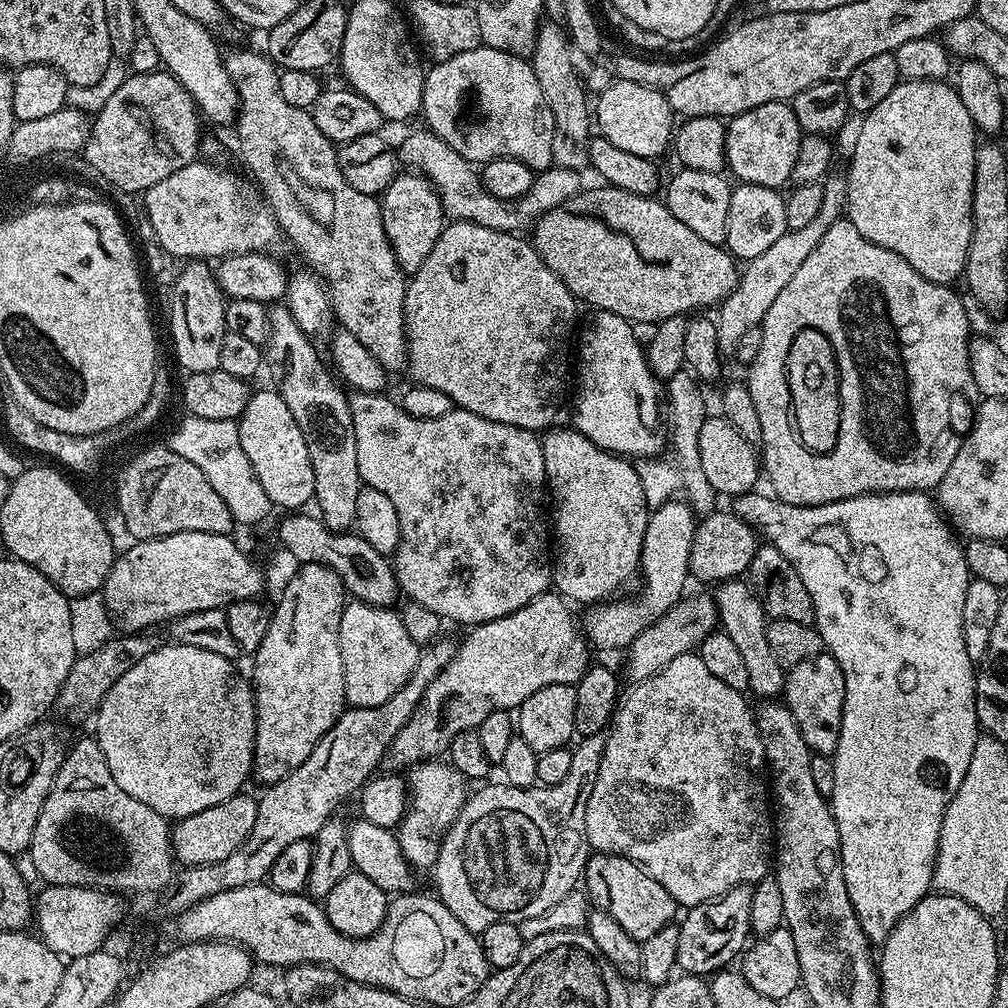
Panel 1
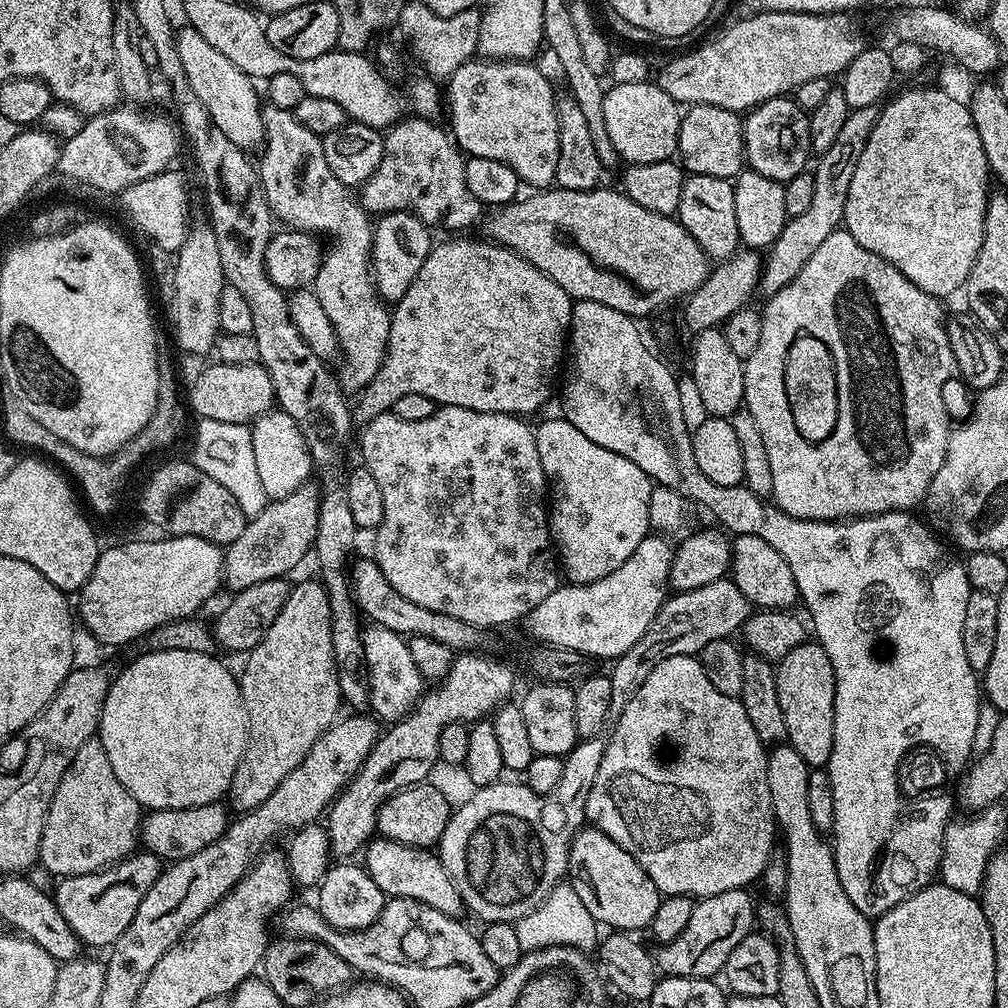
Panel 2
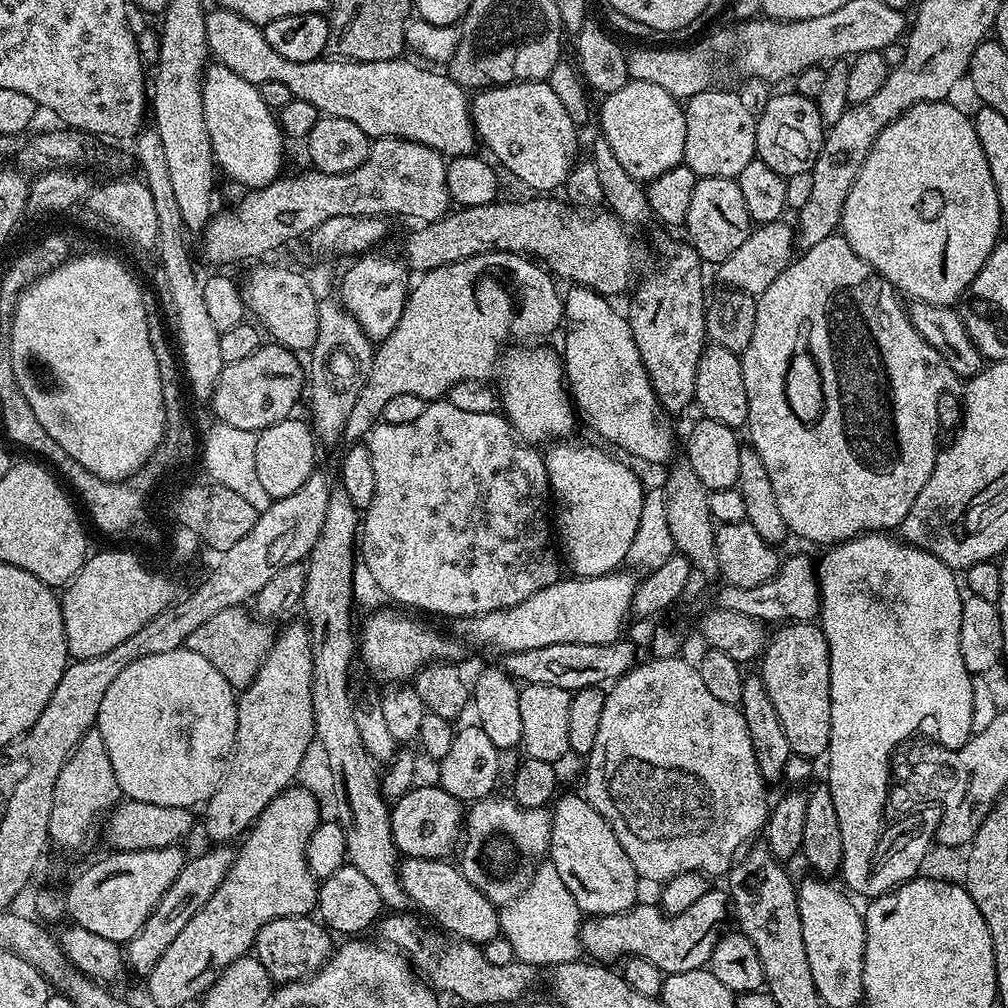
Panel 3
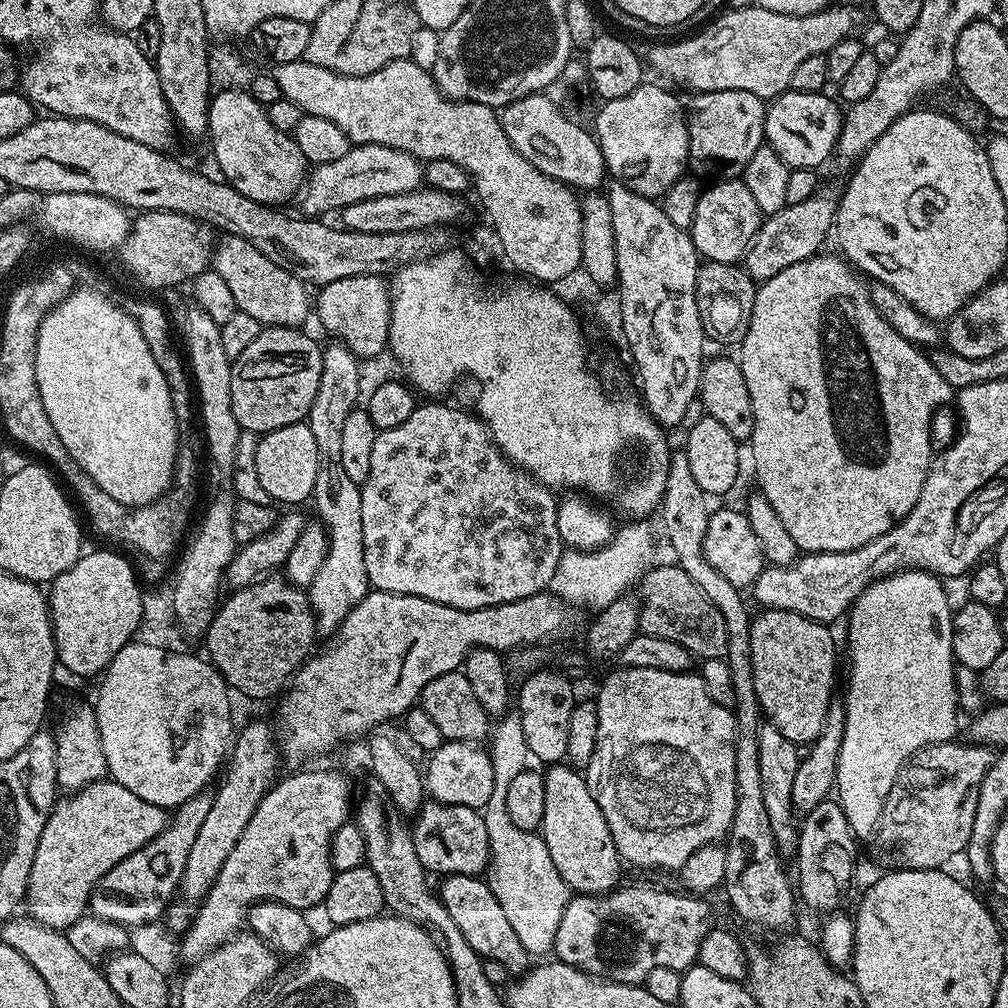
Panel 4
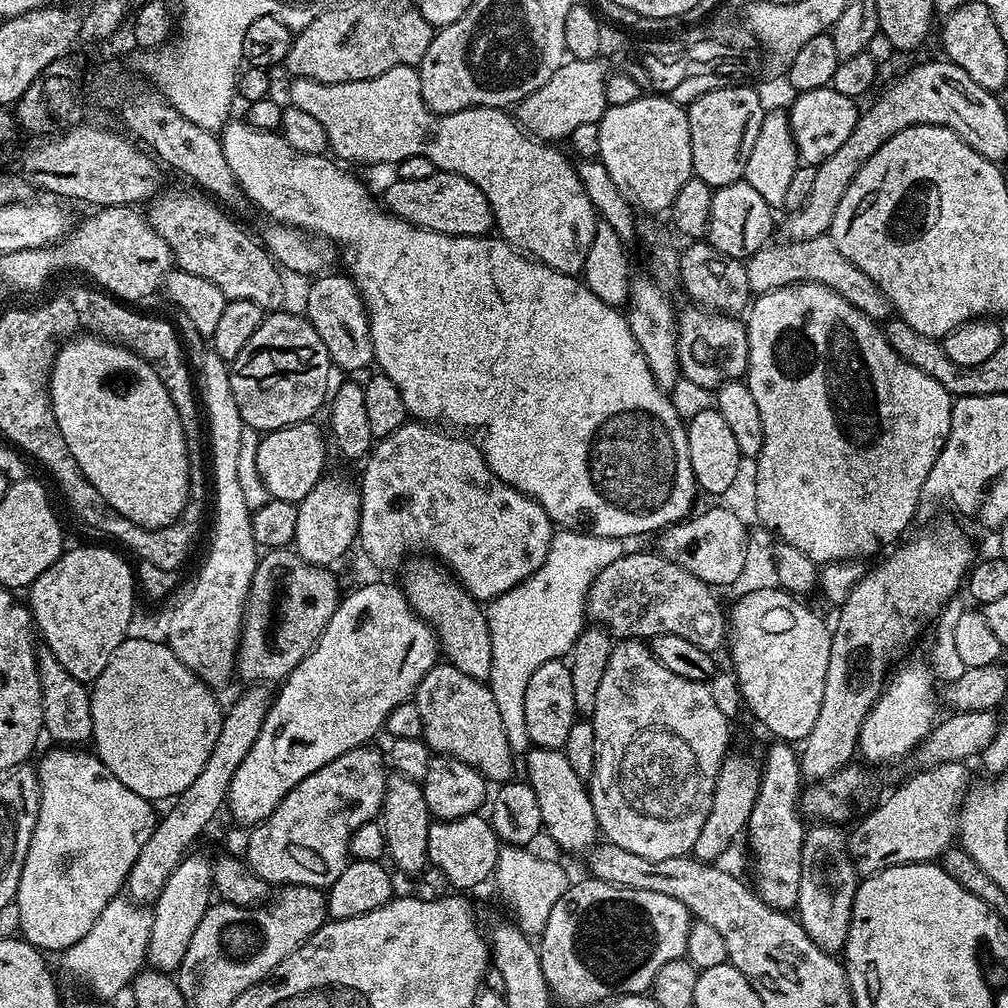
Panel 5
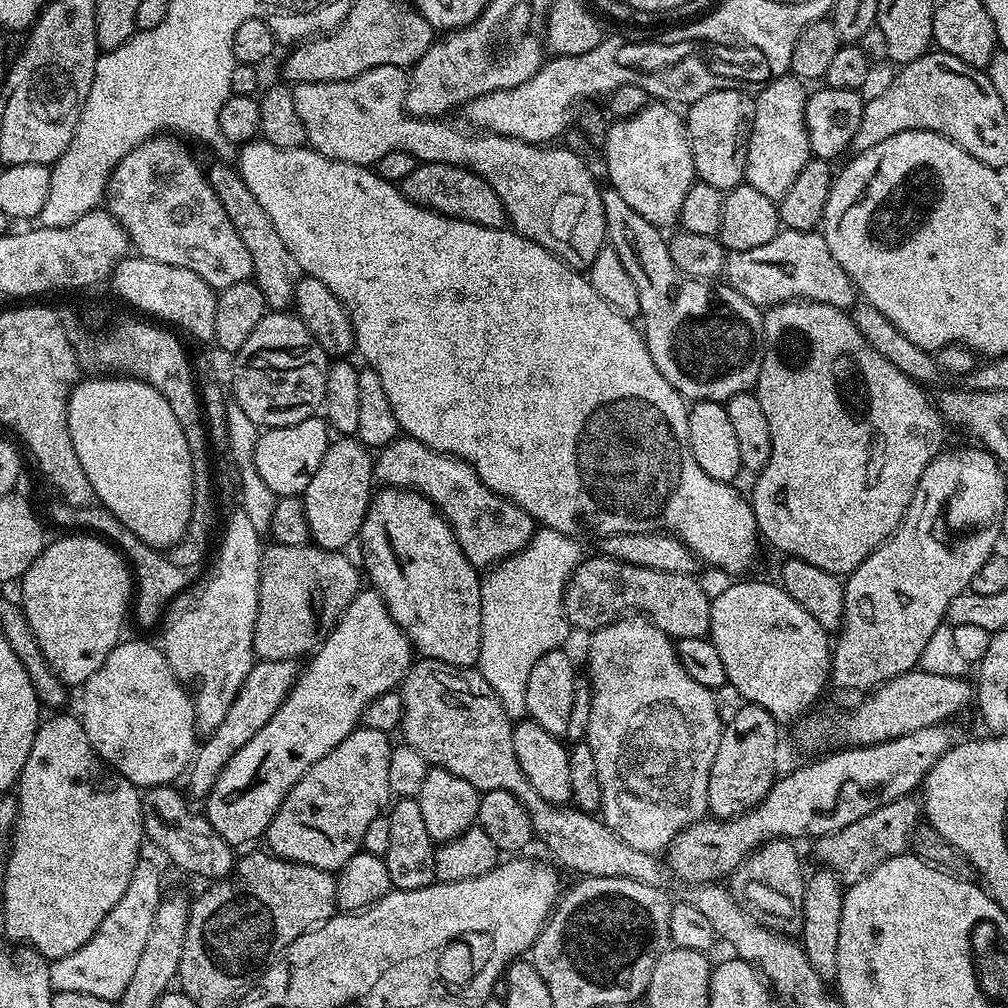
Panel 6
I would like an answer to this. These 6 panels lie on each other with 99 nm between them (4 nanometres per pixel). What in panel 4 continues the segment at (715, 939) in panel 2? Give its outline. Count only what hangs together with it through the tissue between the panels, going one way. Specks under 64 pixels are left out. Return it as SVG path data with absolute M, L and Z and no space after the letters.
M624 888L606 892L602 896L576 894L571 897L561 915L552 947L555 959L582 970L595 980L609 980L619 984L640 984L658 966L683 970L697 963L702 938L714 926L712 908L707 899L696 894L663 892L660 888Z

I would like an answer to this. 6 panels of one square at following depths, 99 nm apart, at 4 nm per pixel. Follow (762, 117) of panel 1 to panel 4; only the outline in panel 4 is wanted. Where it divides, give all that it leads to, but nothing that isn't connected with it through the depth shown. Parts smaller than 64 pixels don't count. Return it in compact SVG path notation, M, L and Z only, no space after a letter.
M791 90L777 96L767 105L764 113L764 139L767 147L773 148L786 162L789 168L819 169L819 164L824 164L836 150L836 143L840 137L840 127L844 121L842 108L835 99L834 101L824 92L793 92Z

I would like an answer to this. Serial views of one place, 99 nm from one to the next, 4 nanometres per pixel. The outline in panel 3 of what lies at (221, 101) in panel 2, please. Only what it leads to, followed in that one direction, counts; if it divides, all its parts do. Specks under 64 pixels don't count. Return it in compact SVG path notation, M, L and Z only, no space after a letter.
M215 62L204 70L202 110L206 114L206 130L210 134L212 149L219 169L245 189L261 188L280 179L284 164L286 137L280 131L277 117L262 100L257 85L238 78L234 70Z

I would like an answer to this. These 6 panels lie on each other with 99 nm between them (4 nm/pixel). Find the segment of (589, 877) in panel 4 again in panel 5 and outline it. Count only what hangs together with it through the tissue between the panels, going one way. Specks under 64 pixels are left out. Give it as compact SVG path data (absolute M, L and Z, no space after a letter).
M532 746L523 760L524 768L528 771L526 782L534 790L534 798L538 798L538 810L542 810L543 831L546 836L548 832L549 838L564 852L585 853L598 838L589 785L578 778L578 774L574 774L570 762L566 762L564 753L559 748Z

